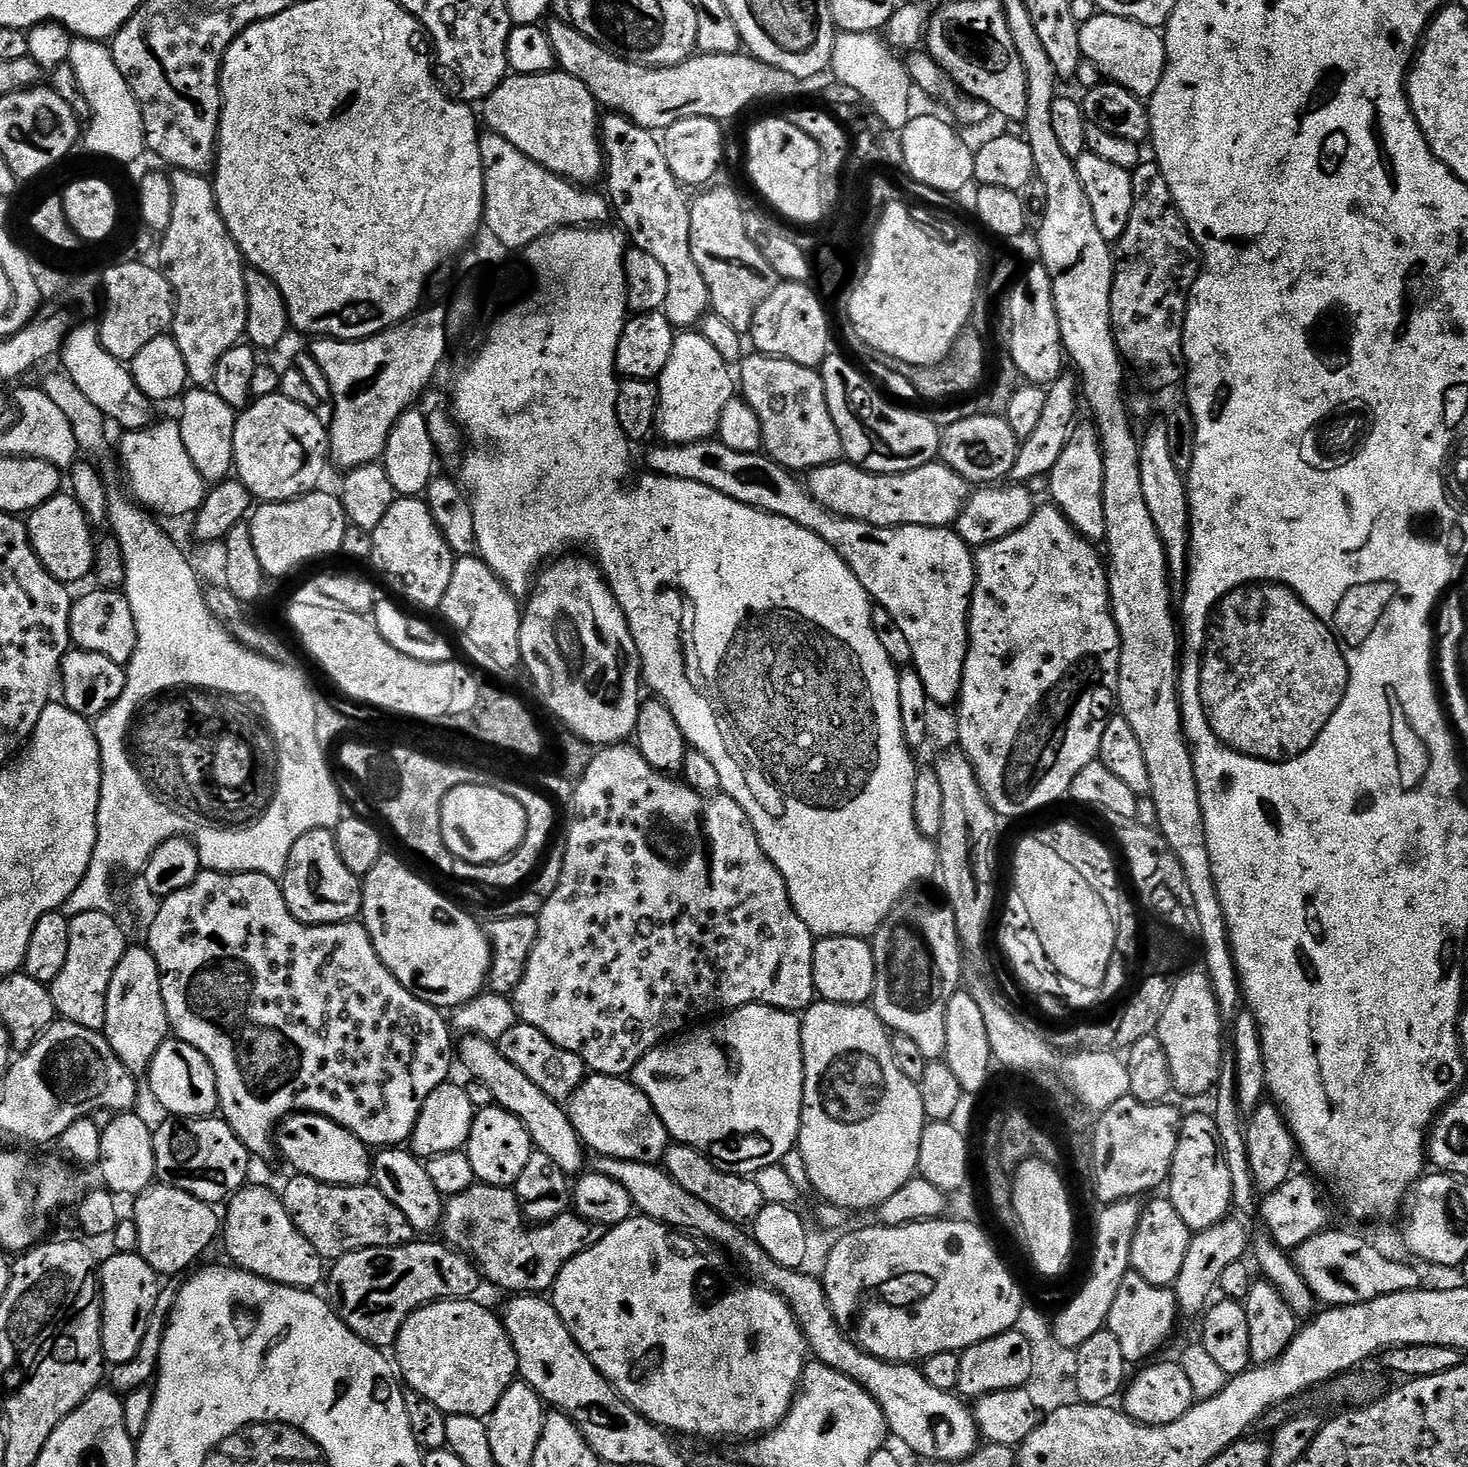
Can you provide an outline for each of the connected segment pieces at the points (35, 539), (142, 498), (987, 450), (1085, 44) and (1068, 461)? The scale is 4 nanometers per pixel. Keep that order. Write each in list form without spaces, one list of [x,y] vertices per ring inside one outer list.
[[[73,495],[52,496],[42,506],[32,509],[26,523],[32,548],[53,578],[65,586],[73,586],[92,576],[92,560],[96,556],[94,536],[92,540],[94,528]]]
[[[179,419],[160,420],[139,428],[137,432],[125,431],[120,440],[120,464],[124,467],[127,491],[139,507],[149,513],[161,512],[161,517],[191,517],[206,495],[206,481],[195,469],[182,442]]]
[[[1002,416],[962,418],[962,422],[954,422],[954,426],[940,433],[939,459],[963,480],[976,486],[992,486],[1003,481],[1012,471],[1017,451],[1014,430],[1010,430],[1008,421]]]
[[[1095,14],[1080,26],[1080,55],[1098,66],[1105,81],[1130,90],[1130,94],[1150,98],[1162,82],[1164,68],[1168,64],[1164,37],[1157,29],[1134,22],[1130,18]]]
[[[1080,422],[1073,427],[1072,436],[1066,442],[1058,462],[1054,462],[1051,480],[1051,503],[1072,523],[1077,534],[1093,542],[1103,541],[1106,537],[1106,518],[1102,506],[1104,451],[1100,448],[1100,434],[1091,423]]]

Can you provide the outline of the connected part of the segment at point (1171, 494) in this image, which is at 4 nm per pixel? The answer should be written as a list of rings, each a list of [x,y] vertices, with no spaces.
[[[1158,418],[1140,440],[1140,473],[1142,474],[1142,495],[1146,497],[1146,506],[1150,509],[1150,518],[1158,529],[1158,538],[1162,538],[1168,574],[1173,581],[1183,581],[1188,575],[1190,559],[1190,506],[1188,505],[1188,482],[1185,473],[1178,470],[1176,456],[1170,454],[1170,438],[1166,435],[1166,419]]]

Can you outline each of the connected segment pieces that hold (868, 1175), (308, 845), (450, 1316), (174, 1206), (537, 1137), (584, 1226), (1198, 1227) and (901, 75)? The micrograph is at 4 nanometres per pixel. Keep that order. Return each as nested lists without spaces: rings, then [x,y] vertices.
[[[820,1000],[813,1003],[812,1007],[803,1013],[800,1022],[800,1037],[804,1055],[804,1101],[802,1102],[798,1147],[802,1154],[802,1162],[806,1162],[808,1184],[821,1196],[819,1199],[823,1203],[833,1204],[849,1213],[864,1212],[867,1208],[879,1209],[880,1204],[886,1202],[886,1198],[890,1198],[890,1194],[902,1190],[902,1186],[906,1186],[906,1182],[910,1182],[913,1176],[917,1175],[920,1166],[920,1147],[926,1117],[922,1110],[919,1083],[906,1078],[906,1074],[902,1074],[902,1070],[898,1070],[892,1053],[892,1036],[871,1007],[862,1004],[835,1004],[829,1000]]]
[[[331,828],[310,830],[294,842],[286,862],[282,887],[290,914],[306,925],[347,924],[361,915],[360,907],[364,901],[361,877],[346,870],[346,862],[342,862],[338,855],[336,833]]]
[[[475,1299],[436,1300],[421,1308],[415,1308],[400,1323],[400,1333],[394,1345],[394,1364],[402,1373],[402,1380],[411,1391],[422,1394],[438,1410],[447,1415],[470,1414],[487,1418],[491,1416],[494,1406],[498,1406],[498,1398],[506,1394],[511,1384],[517,1383],[520,1367],[514,1346],[504,1329],[503,1319],[496,1316],[488,1308],[475,1304]]]
[[[152,1183],[135,1196],[131,1204],[130,1219],[137,1224],[138,1230],[138,1255],[164,1278],[176,1276],[179,1272],[187,1273],[193,1267],[191,1264],[215,1240],[217,1243],[222,1232],[222,1220],[213,1205],[169,1184]]]
[[[461,1035],[454,1052],[458,1057],[458,1064],[469,1072],[468,1076],[486,1086],[493,1101],[514,1114],[514,1118],[518,1118],[522,1126],[526,1126],[535,1151],[548,1155],[557,1164],[558,1170],[565,1172],[569,1178],[579,1177],[585,1171],[586,1149],[580,1141],[580,1135],[574,1130],[567,1111],[557,1101],[542,1094],[542,1090],[538,1090],[538,1086],[534,1086],[534,1082],[530,1082],[530,1078],[526,1078],[526,1074],[522,1074],[522,1070],[518,1070],[514,1062],[506,1062],[499,1043],[484,1037]]]
[[[479,1182],[462,1194],[447,1197],[442,1215],[442,1232],[443,1228],[445,1238],[452,1243],[449,1245],[455,1251],[463,1252],[479,1268],[481,1277],[487,1283],[489,1280],[490,1283],[505,1288],[508,1294],[547,1293],[558,1278],[562,1266],[570,1262],[570,1258],[590,1250],[590,1246],[597,1244],[606,1231],[605,1225],[582,1218],[572,1210],[553,1220],[547,1220],[545,1224],[530,1226],[529,1221],[524,1219],[524,1213],[512,1188],[499,1188]]]
[[[1189,1111],[1181,1119],[1178,1146],[1174,1150],[1174,1160],[1166,1181],[1167,1199],[1172,1201],[1174,1210],[1182,1217],[1182,1222],[1193,1233],[1201,1232],[1225,1219],[1233,1207],[1229,1167],[1220,1141],[1218,1126],[1212,1114]]]
[[[837,31],[830,72],[836,75],[837,85],[858,90],[863,103],[872,107],[871,115],[878,117],[886,126],[904,129],[914,115],[914,85],[911,74],[905,68],[905,61],[895,56],[883,35],[875,32]]]

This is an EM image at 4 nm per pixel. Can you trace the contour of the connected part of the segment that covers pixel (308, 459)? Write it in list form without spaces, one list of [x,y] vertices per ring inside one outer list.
[[[275,394],[272,396],[253,399],[248,407],[243,409],[236,417],[236,425],[233,432],[233,460],[235,475],[240,481],[248,487],[248,491],[253,497],[260,502],[279,502],[281,500],[294,500],[298,496],[304,495],[306,492],[313,491],[317,487],[316,484],[320,480],[320,475],[324,472],[324,460],[326,464],[326,424],[316,417],[317,413],[306,406],[298,406],[298,402],[290,402],[290,398]]]

